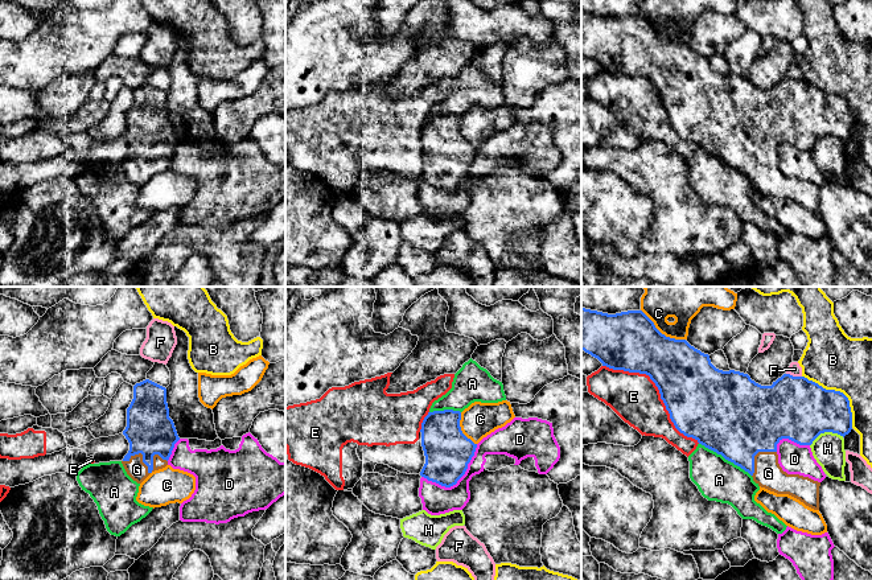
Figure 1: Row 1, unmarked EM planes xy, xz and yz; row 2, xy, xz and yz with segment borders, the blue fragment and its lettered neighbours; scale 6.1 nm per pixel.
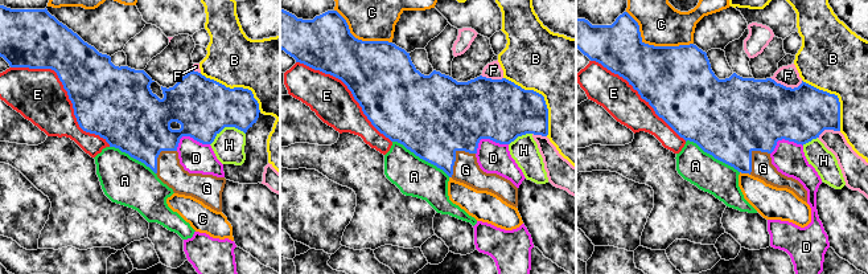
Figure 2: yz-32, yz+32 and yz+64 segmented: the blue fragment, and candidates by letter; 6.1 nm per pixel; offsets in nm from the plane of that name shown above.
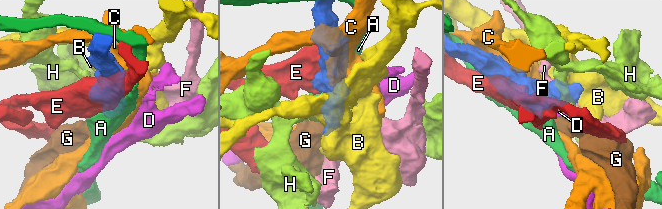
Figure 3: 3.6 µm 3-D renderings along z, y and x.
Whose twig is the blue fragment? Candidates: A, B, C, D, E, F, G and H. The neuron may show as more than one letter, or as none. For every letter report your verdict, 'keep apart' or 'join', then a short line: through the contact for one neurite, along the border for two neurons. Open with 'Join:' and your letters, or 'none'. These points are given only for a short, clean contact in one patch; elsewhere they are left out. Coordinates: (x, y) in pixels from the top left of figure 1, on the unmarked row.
Join: G
A: keep apart
B: keep apart
C: keep apart
D: keep apart
E: keep apart
F: keep apart
G: join; line xy (149, 135), (148, 172), (136, 173)
H: keep apart

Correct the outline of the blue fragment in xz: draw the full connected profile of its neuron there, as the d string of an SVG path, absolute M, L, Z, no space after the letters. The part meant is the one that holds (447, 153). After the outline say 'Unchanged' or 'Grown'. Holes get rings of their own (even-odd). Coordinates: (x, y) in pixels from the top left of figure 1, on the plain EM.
M453 114L428 116L421 127L421 151L425 168L420 180L451 192L465 178L477 148L460 131L461 116Z. Unchanged

